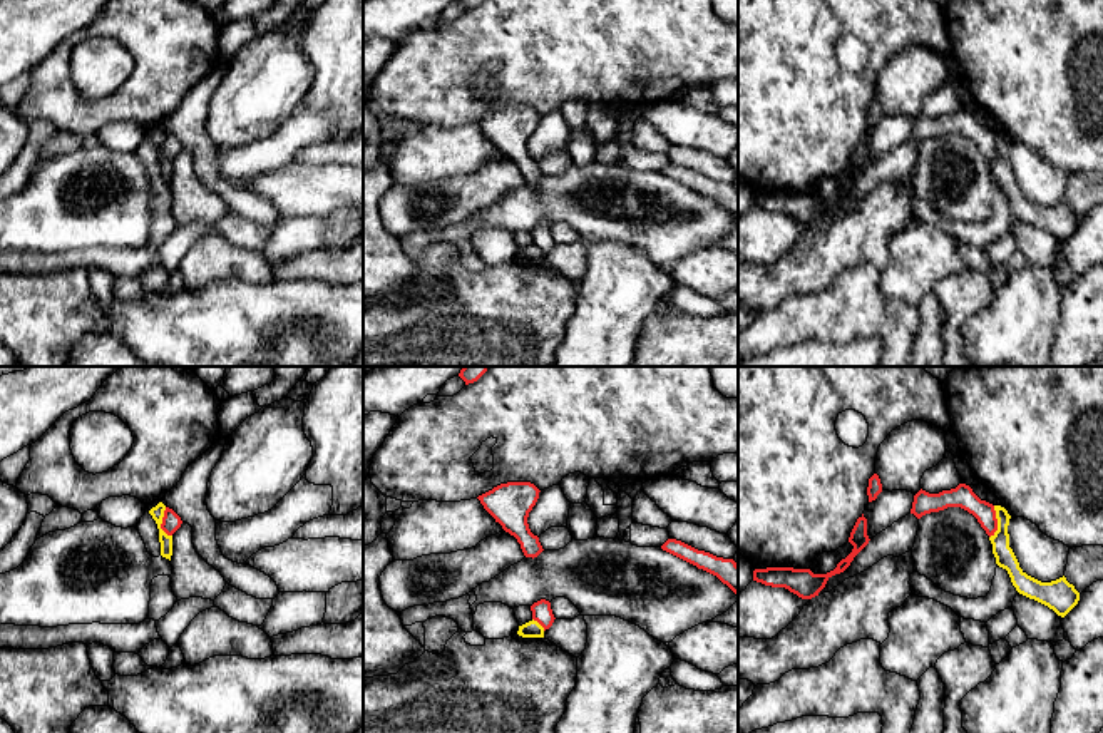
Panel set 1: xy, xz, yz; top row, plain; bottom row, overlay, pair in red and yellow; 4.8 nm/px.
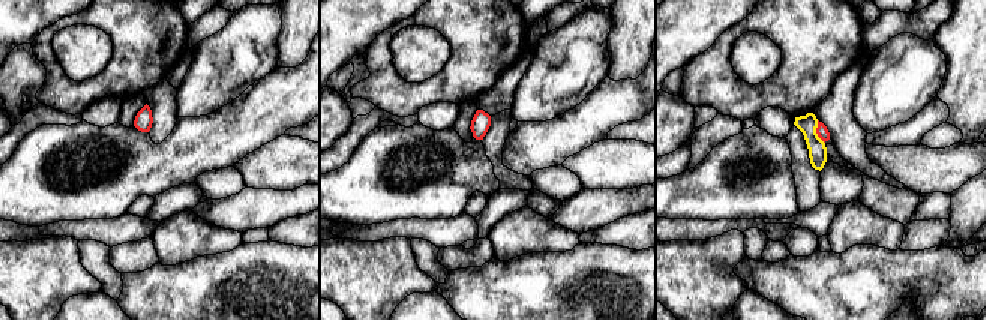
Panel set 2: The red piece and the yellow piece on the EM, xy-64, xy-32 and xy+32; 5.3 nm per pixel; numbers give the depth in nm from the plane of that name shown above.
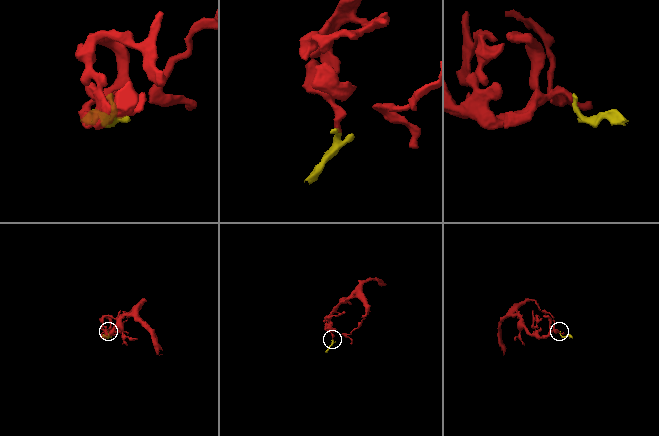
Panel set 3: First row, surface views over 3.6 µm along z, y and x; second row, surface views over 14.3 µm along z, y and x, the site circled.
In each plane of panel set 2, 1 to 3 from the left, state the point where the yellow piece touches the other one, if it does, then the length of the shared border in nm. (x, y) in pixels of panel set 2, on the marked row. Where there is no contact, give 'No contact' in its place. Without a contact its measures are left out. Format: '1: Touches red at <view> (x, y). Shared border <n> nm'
1: No contact
2: No contact
3: Touches red at xy+32 (817, 132). Shared border 130 nm

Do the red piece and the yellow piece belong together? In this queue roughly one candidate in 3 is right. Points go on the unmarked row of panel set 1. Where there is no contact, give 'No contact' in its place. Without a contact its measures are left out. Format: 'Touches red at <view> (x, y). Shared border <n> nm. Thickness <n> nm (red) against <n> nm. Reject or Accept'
Touches red at yz (996, 148). Shared border 160 nm. Thickness 110 nm (red) against 100 nm. Reject

